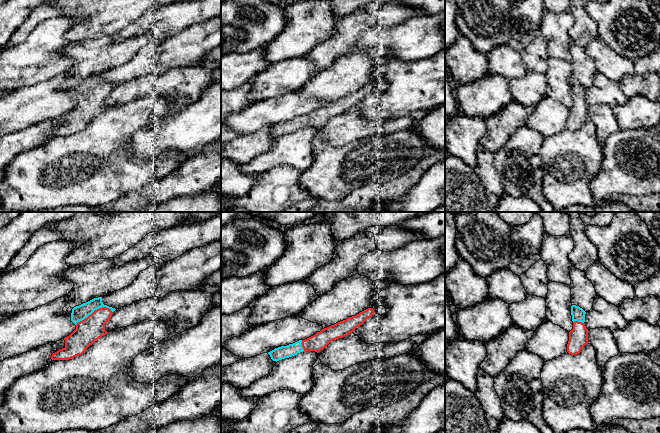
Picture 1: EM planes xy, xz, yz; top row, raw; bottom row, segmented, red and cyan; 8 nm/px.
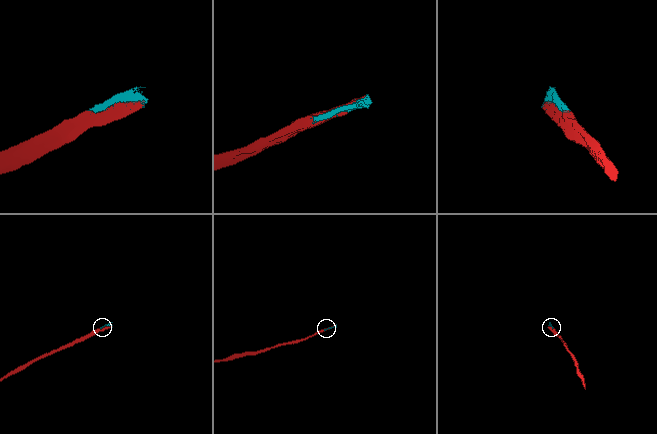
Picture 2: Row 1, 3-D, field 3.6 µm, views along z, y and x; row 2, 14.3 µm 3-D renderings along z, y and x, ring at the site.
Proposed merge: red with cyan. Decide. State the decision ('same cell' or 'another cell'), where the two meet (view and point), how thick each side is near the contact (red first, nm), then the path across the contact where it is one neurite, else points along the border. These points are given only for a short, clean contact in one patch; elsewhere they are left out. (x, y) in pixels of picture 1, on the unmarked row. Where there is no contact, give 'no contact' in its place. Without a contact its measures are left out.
same cell; contact xy (94, 87); calibres 200 and 120 nm

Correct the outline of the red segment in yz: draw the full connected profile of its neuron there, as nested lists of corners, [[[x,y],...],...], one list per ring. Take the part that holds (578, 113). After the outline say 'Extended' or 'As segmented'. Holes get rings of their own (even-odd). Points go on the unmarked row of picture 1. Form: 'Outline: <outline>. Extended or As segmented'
Outline: [[[571,82],[571,91],[573,97],[573,105],[569,108],[569,117],[567,120],[567,128],[571,131],[577,131],[582,124],[588,120],[588,105],[585,102],[586,88],[579,82]]]. Extended

